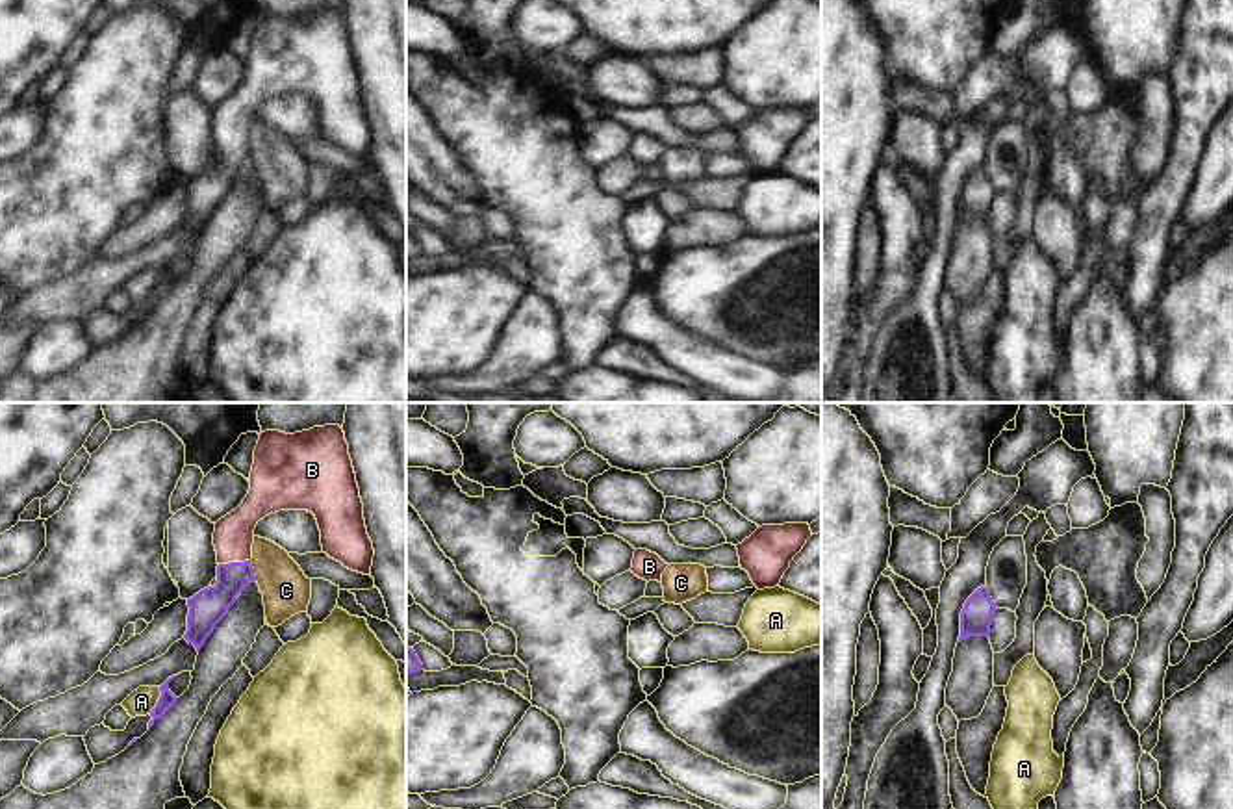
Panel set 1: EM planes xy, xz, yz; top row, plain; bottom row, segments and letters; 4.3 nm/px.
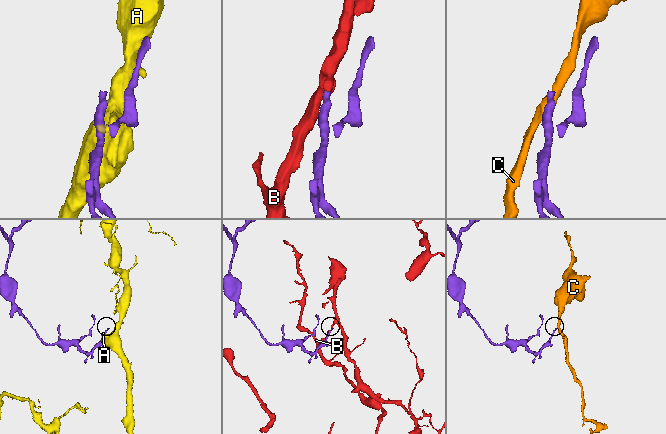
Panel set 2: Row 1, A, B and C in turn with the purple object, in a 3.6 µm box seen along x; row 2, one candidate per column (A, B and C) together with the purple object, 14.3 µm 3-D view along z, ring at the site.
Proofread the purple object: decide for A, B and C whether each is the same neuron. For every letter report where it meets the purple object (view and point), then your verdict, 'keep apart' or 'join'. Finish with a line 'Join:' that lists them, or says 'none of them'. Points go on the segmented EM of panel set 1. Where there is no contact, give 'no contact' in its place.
A: xy (158, 700) | keep apart
B: xy (234, 563) | join
C: xy (253, 570) | keep apart
Join: B

